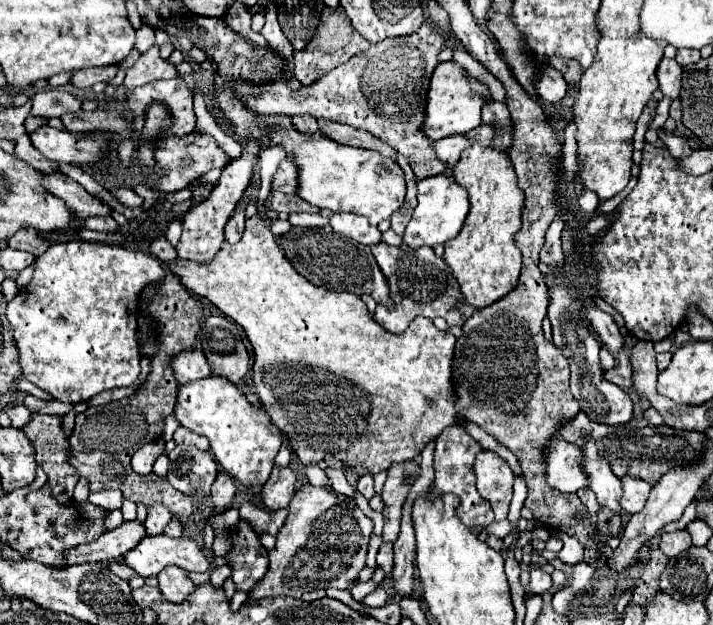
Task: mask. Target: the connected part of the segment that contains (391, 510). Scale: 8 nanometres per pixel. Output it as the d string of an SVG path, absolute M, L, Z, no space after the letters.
M416 458L406 460L406 462L396 462L388 470L388 480L382 490L382 500L384 500L384 540L394 542L398 538L400 530L400 516L402 516L402 504L414 484L414 480L420 476L420 466Z

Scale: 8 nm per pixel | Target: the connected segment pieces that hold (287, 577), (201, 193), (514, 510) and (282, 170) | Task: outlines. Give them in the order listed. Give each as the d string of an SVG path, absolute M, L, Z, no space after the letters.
M306 486L302 492L296 492L290 500L290 514L284 522L284 528L276 536L276 546L270 550L270 564L262 580L248 592L252 598L266 598L266 596L292 596L300 598L306 592L318 588L340 588L346 590L358 578L358 572L366 566L366 550L368 540L372 534L372 522L368 516L362 514L352 502L344 502L336 498L330 490L320 486Z
M194 180L188 188L192 190L192 200L194 200L194 202L202 202L202 200L206 200L206 198L212 194L214 184L212 184L212 182L200 184L200 180Z
M516 476L516 482L514 482L514 496L512 496L512 502L510 502L510 514L508 514L508 520L516 526L518 518L520 518L520 508L524 506L524 500L526 500L526 482L522 476Z
M284 158L274 174L272 180L272 188L284 194L294 194L298 190L298 166L294 162L294 158Z

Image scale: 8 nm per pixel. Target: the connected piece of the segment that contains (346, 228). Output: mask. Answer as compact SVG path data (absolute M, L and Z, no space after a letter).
M334 214L330 218L330 226L334 228L334 232L342 234L342 236L348 236L360 244L376 244L382 240L380 236L380 230L376 226L370 226L368 220L364 216L358 216L358 214Z

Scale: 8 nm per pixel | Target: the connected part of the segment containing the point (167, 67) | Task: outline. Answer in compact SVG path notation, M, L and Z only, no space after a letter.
M152 46L126 72L124 86L126 88L136 88L136 86L144 86L144 84L154 82L154 80L168 80L168 78L174 78L174 76L176 76L176 68L170 62L160 58L158 46Z

